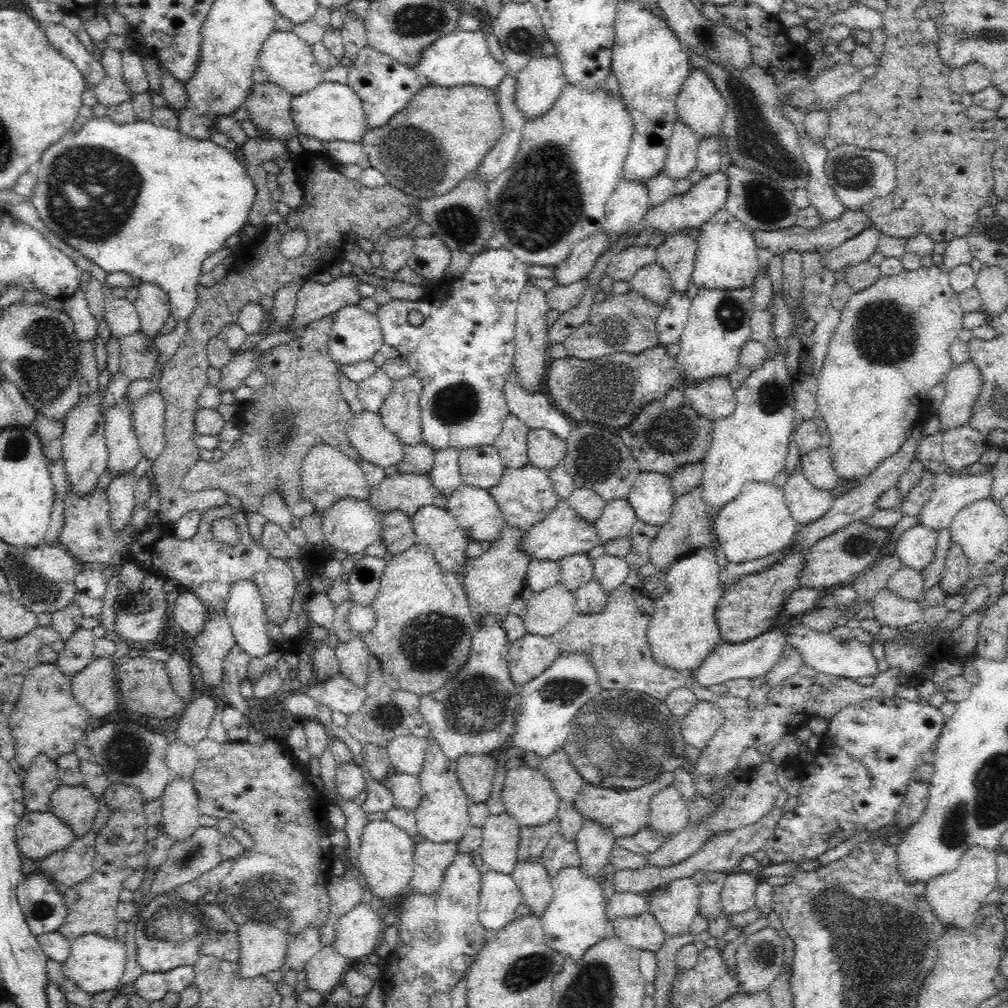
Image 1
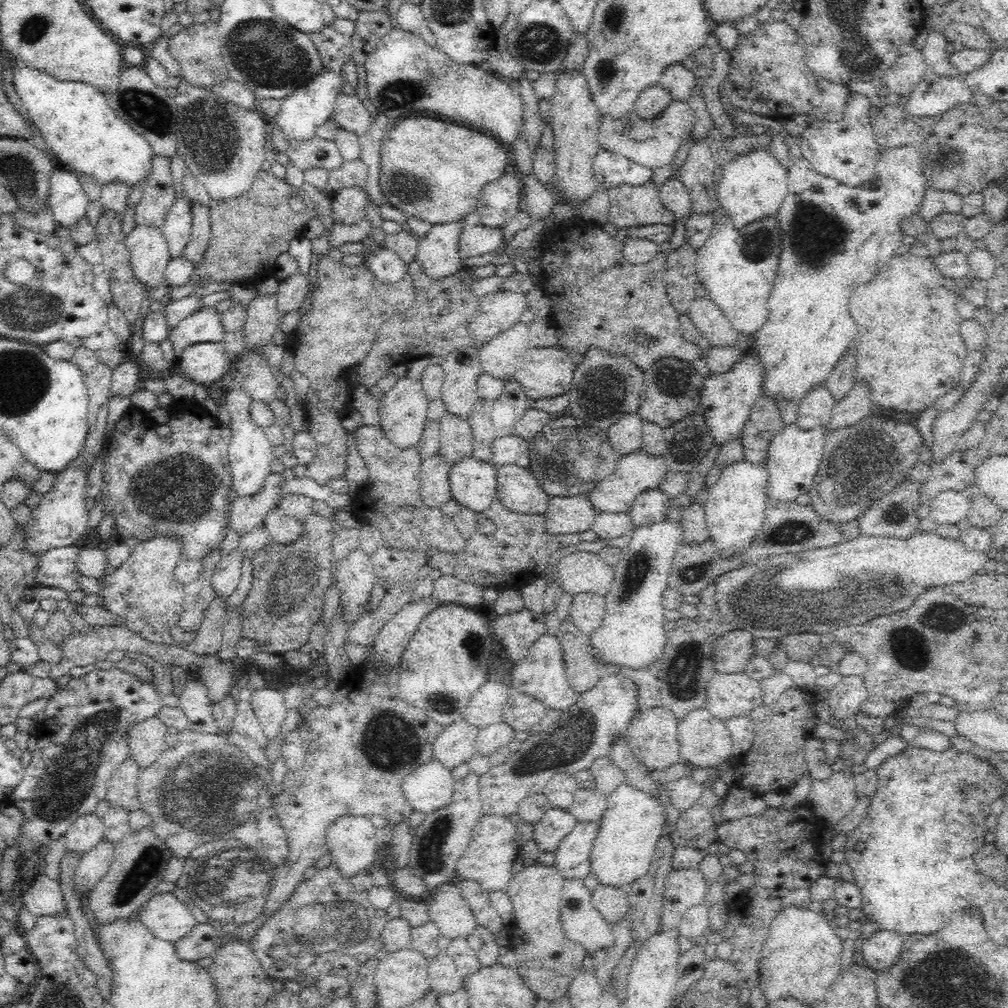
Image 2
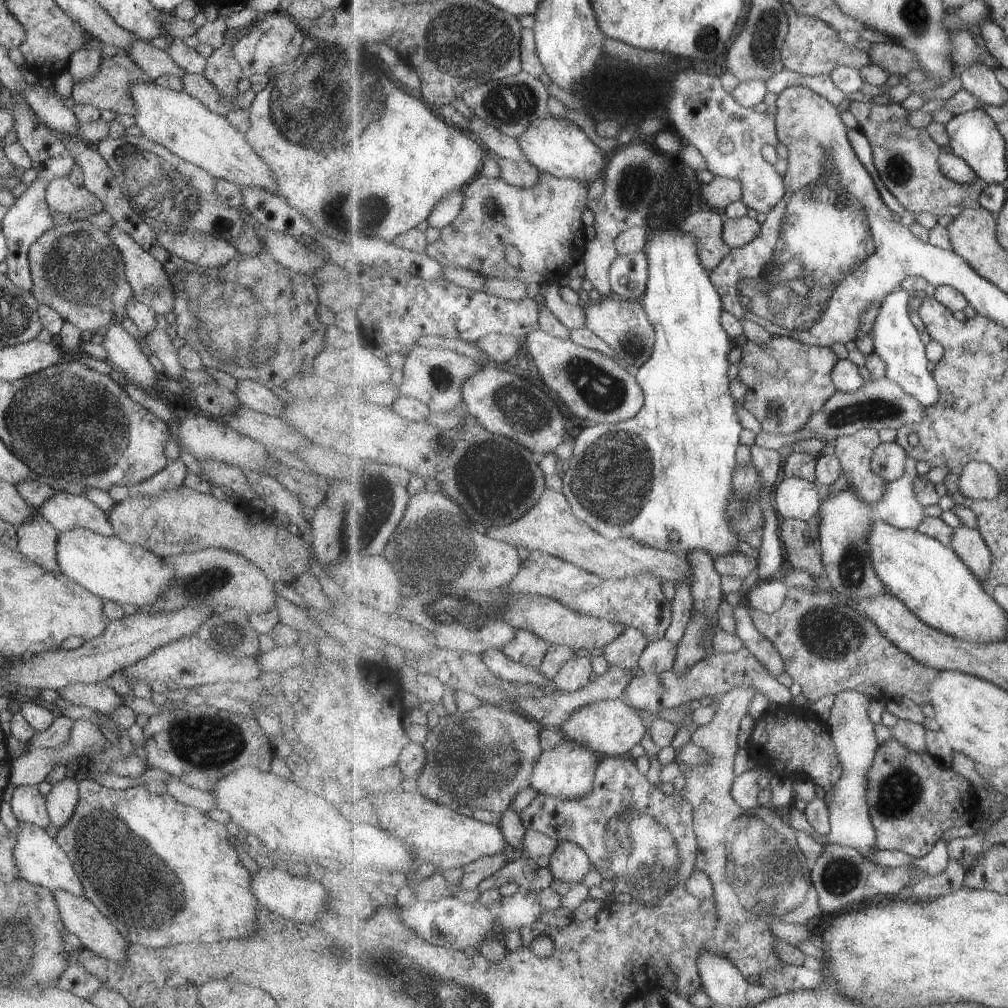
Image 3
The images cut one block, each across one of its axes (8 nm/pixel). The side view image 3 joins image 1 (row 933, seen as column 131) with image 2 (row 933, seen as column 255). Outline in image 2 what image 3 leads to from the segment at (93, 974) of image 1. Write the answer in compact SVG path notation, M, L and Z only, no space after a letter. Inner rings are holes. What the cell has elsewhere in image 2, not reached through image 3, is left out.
M172 892L156 894L138 913L138 919L156 937L174 944L199 923L186 903Z

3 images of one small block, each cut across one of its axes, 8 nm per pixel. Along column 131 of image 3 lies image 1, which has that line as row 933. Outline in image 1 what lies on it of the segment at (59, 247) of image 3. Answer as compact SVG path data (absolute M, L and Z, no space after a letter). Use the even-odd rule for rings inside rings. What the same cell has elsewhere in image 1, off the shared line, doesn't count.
M266 736L264 742L234 742L228 740L222 745L222 752L212 758L199 759L196 770L191 776L194 789L200 797L200 815L230 818L237 828L244 828L252 835L255 847L246 851L235 860L223 861L215 870L198 878L195 882L182 884L172 890L191 903L203 898L206 892L214 891L220 895L234 895L234 904L239 906L250 919L267 921L290 917L290 934L298 934L309 924L322 926L330 908L330 896L326 889L330 864L336 850L329 843L328 827L325 818L328 803L326 796L308 779L302 764L285 743L274 737Z

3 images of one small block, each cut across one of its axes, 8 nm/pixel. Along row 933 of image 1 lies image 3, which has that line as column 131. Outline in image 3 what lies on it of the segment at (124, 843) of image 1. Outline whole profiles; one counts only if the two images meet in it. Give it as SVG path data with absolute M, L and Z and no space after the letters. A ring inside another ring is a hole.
M118 51L115 55L106 58L100 58L99 72L87 80L73 80L70 97L74 103L94 106L99 110L111 110L119 114L129 114L133 116L136 112L136 106L133 100L129 100L129 86L135 84L137 80L150 80L140 68L137 68L125 53Z

